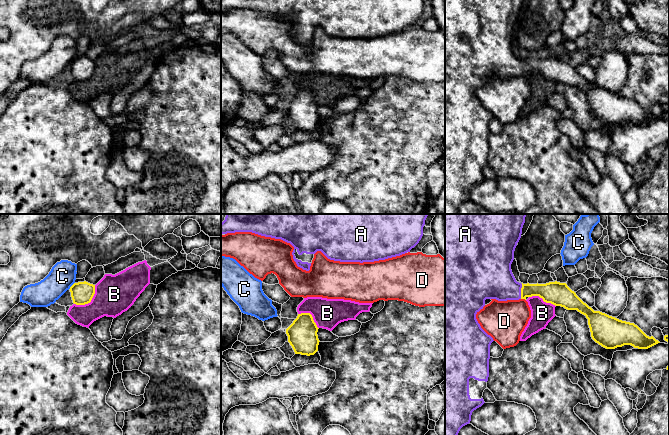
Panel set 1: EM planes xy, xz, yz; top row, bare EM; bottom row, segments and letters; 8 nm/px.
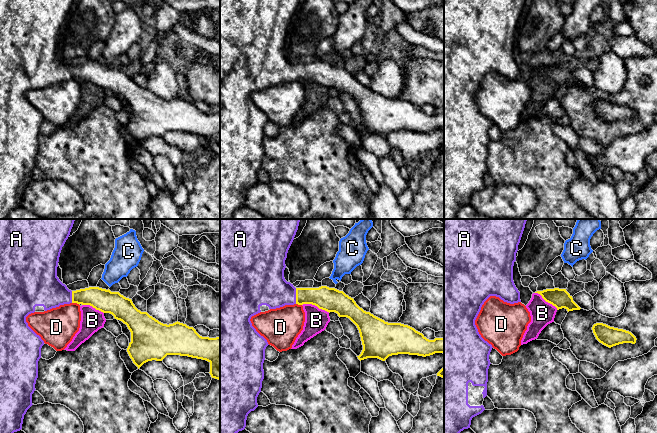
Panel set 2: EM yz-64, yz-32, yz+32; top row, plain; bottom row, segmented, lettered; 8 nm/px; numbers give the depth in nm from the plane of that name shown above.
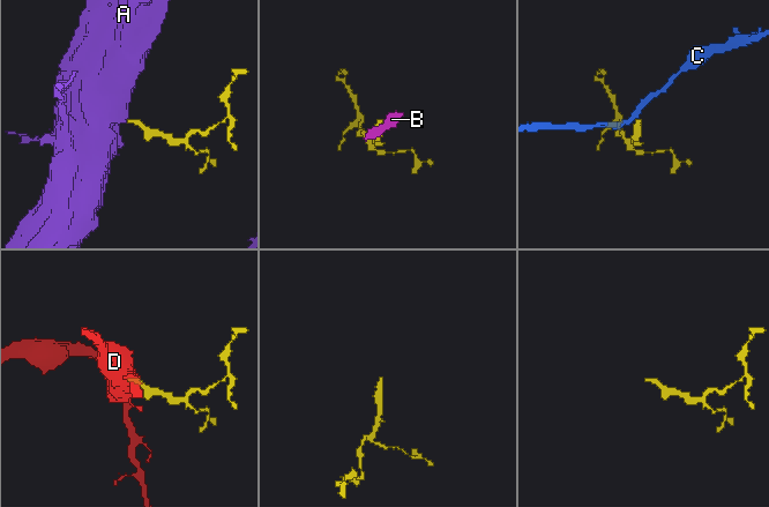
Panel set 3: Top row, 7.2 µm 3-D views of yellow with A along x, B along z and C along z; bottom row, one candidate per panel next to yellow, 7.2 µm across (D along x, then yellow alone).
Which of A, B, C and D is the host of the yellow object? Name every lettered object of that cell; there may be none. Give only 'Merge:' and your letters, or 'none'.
Merge: A

